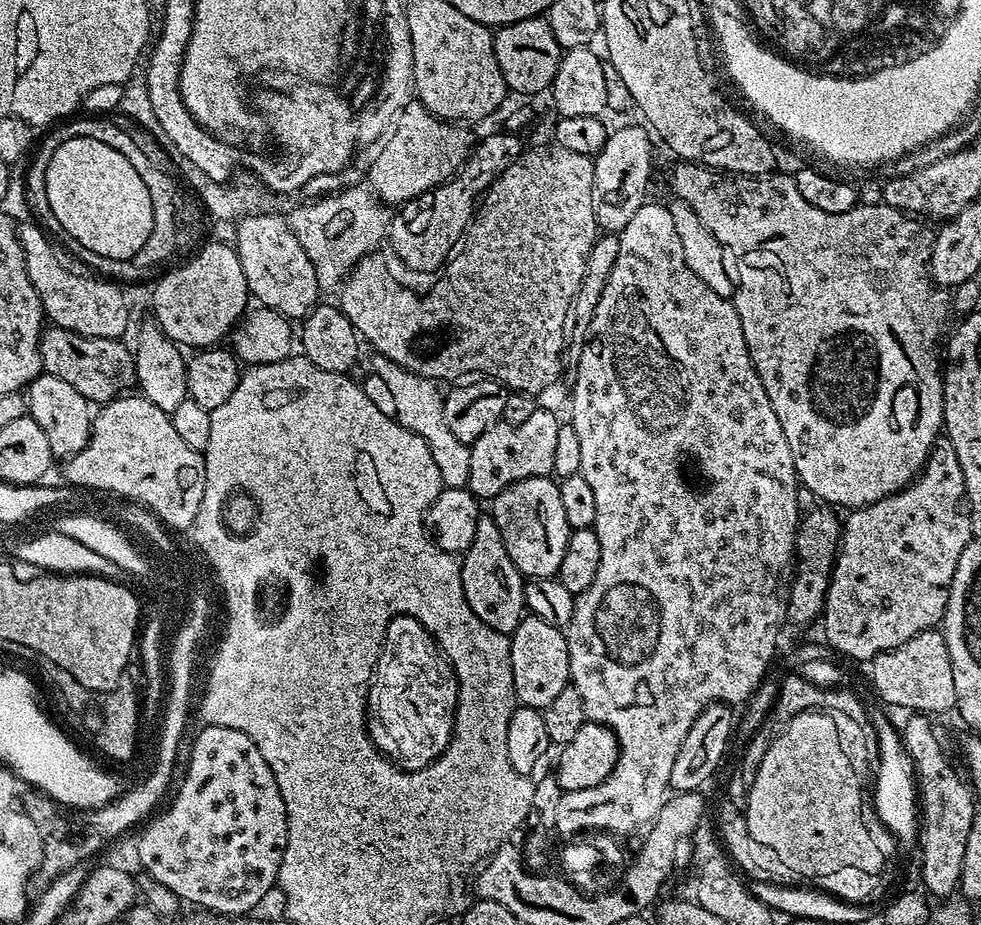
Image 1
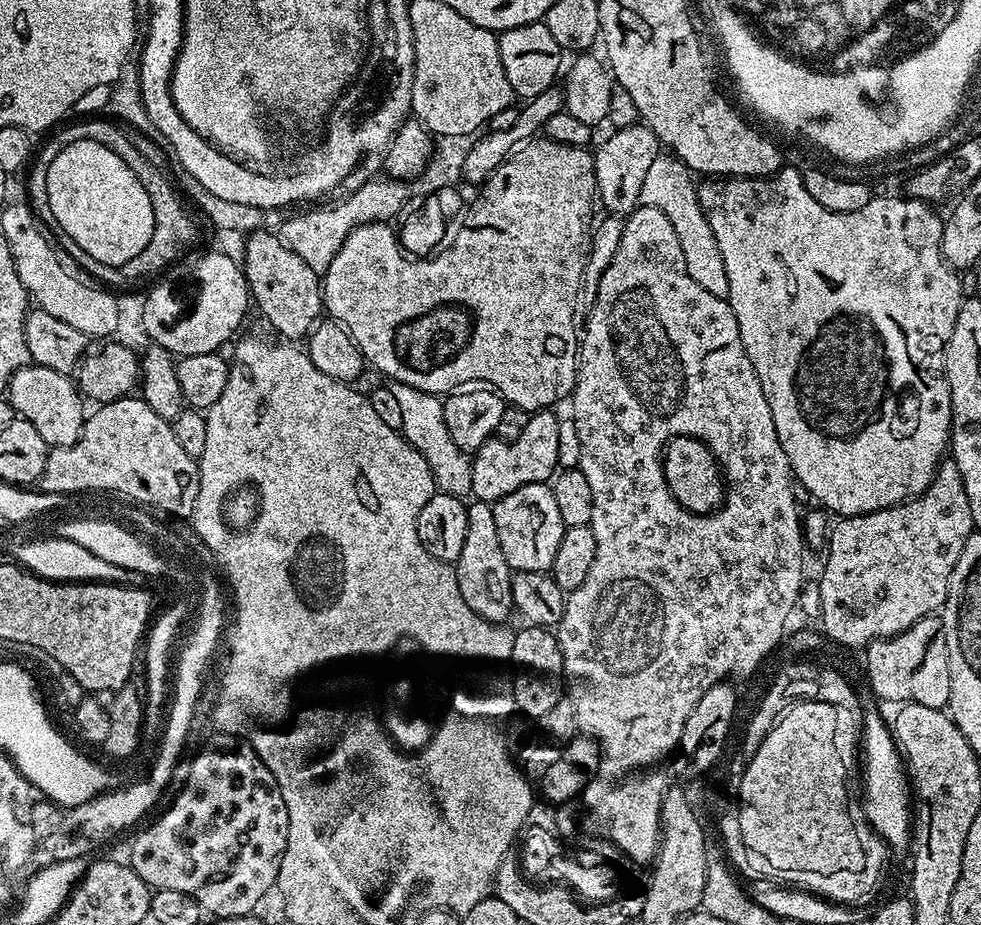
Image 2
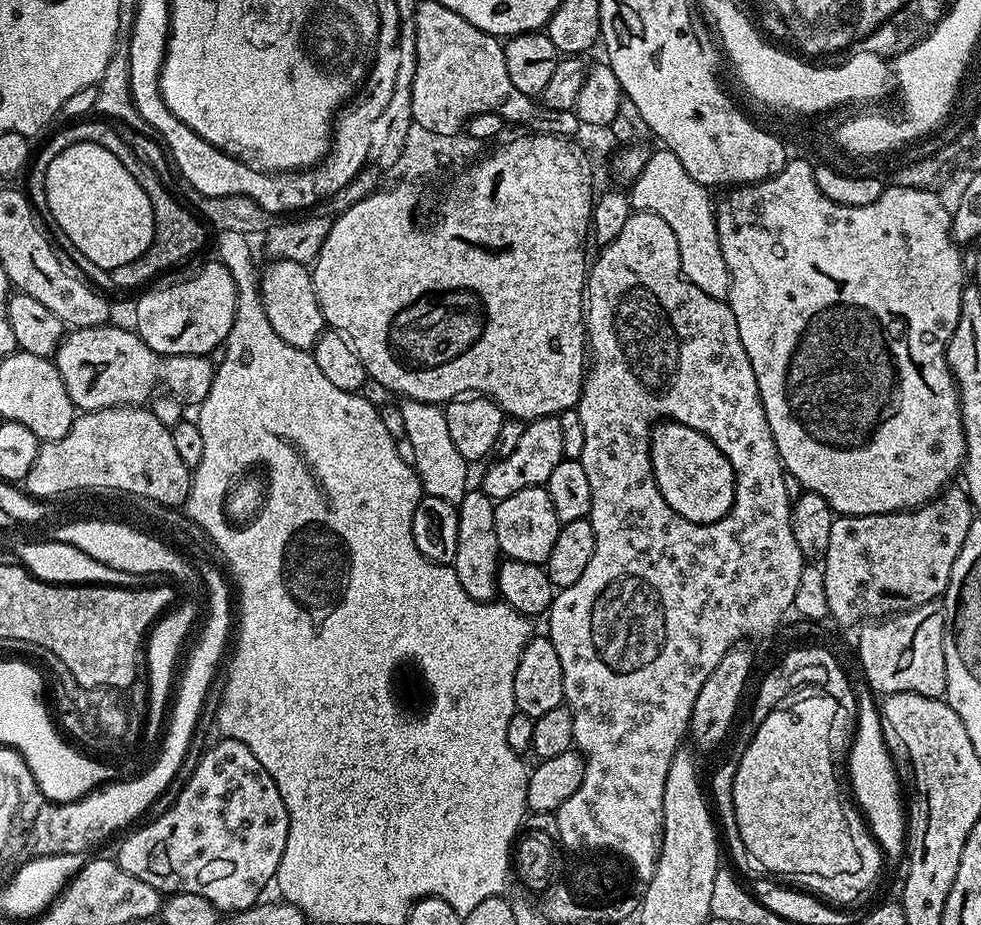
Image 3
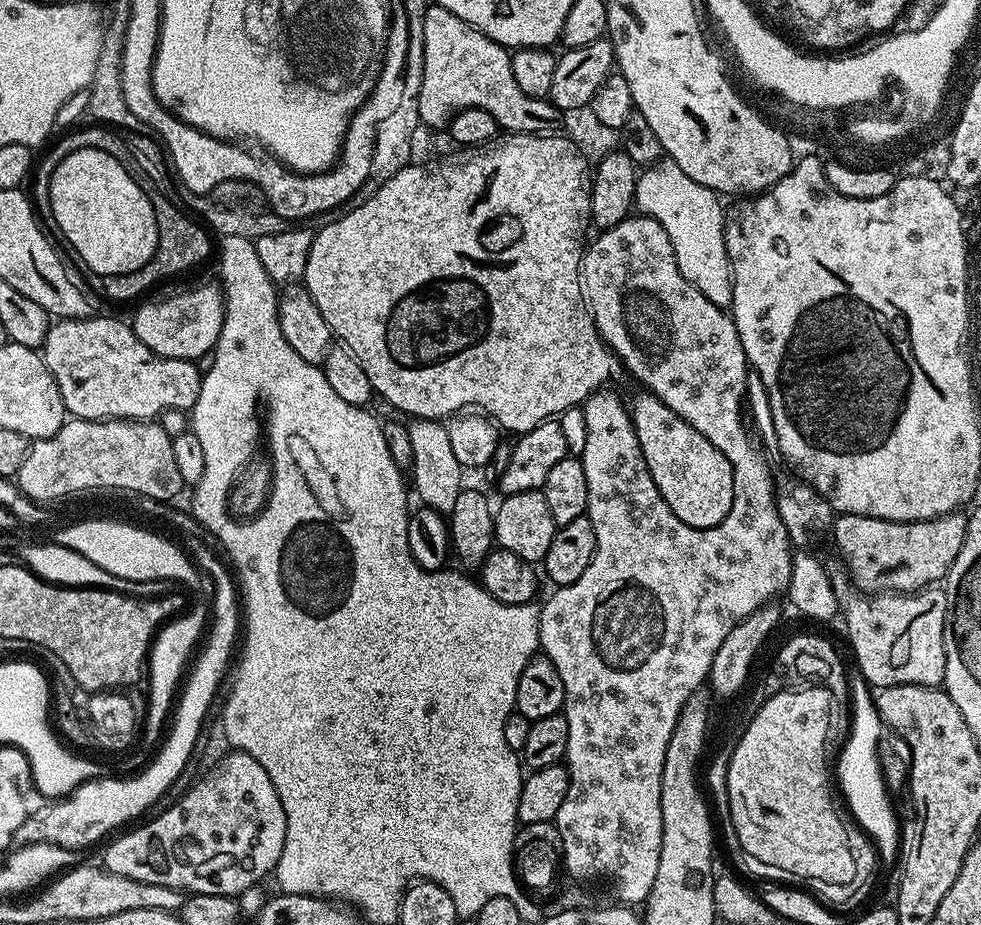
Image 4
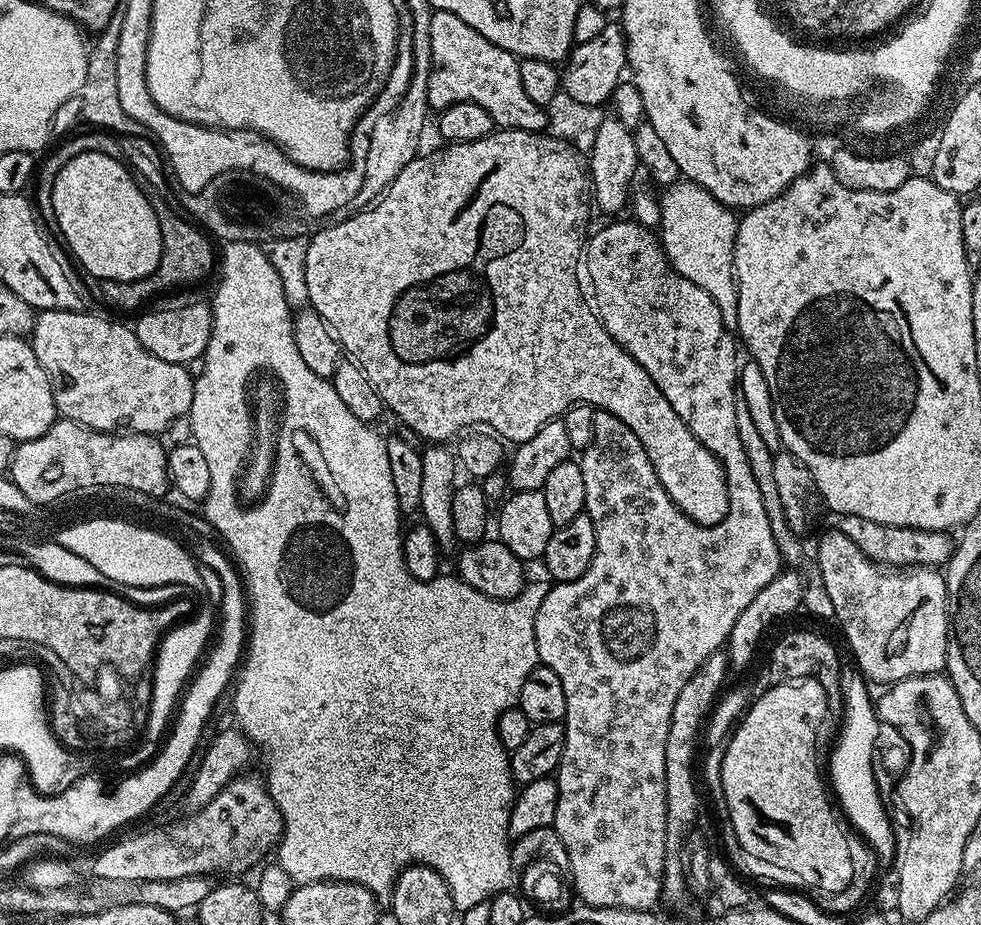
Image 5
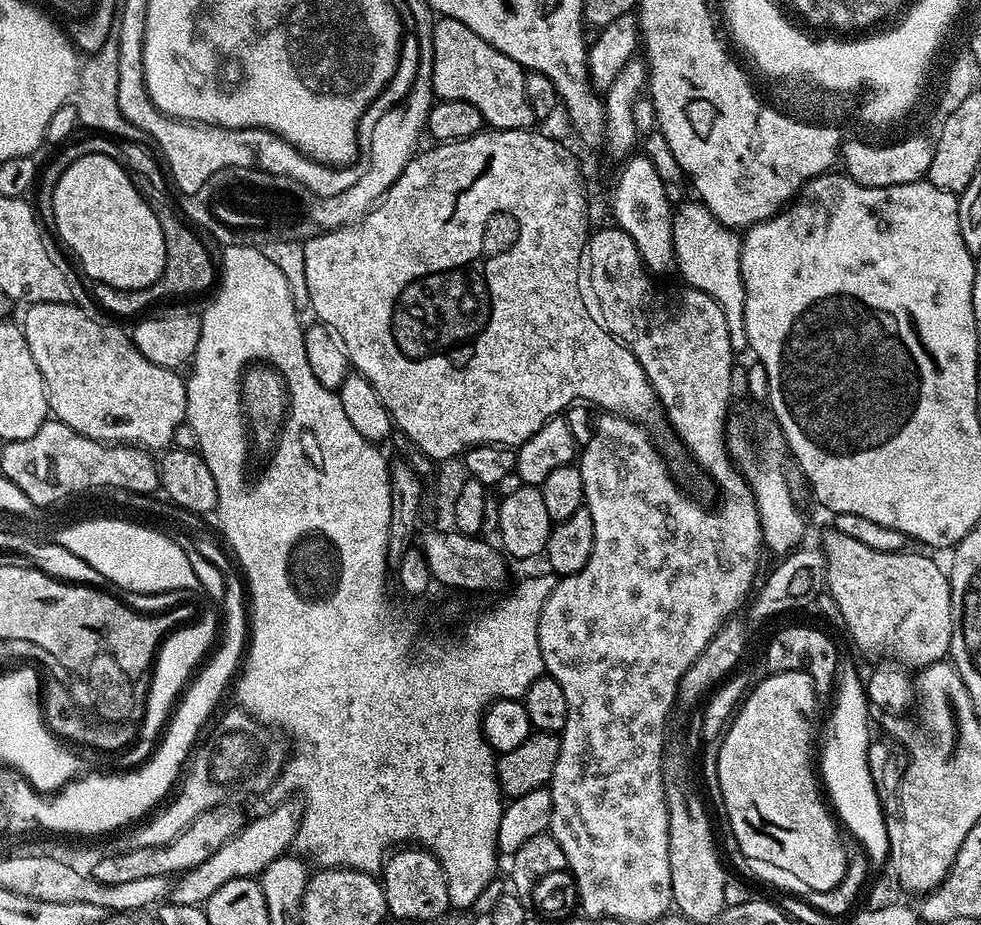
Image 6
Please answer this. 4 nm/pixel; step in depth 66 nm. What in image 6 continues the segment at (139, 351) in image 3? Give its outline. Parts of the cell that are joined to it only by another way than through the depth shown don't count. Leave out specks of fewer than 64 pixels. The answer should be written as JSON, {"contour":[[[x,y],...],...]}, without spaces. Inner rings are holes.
{"contour":[[[42,302],[41,304],[29,304],[23,309],[22,327],[26,338],[26,346],[30,346],[30,354],[34,354],[34,362],[38,362],[38,370],[44,379],[46,394],[48,395],[49,413],[66,426],[70,426],[78,434],[82,434],[91,440],[102,440],[106,444],[126,444],[145,450],[167,449],[172,444],[174,430],[178,430],[178,426],[185,423],[188,414],[188,385],[185,377],[175,368],[154,366],[154,362],[150,362],[150,358],[142,358],[142,354],[134,346],[131,335],[127,331],[123,332],[118,325],[103,324],[102,321],[95,320],[90,313],[83,312],[82,309],[76,307],[75,303]]]}

